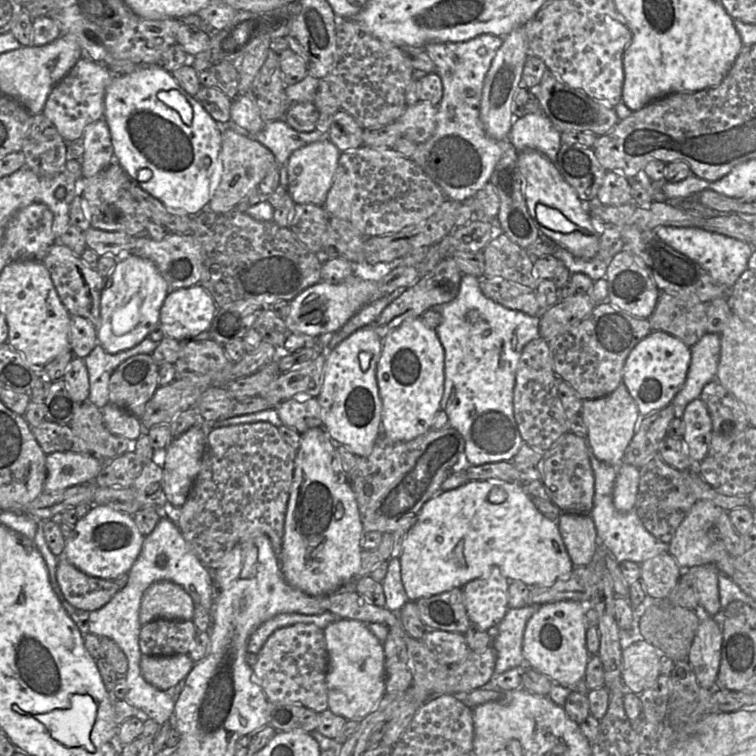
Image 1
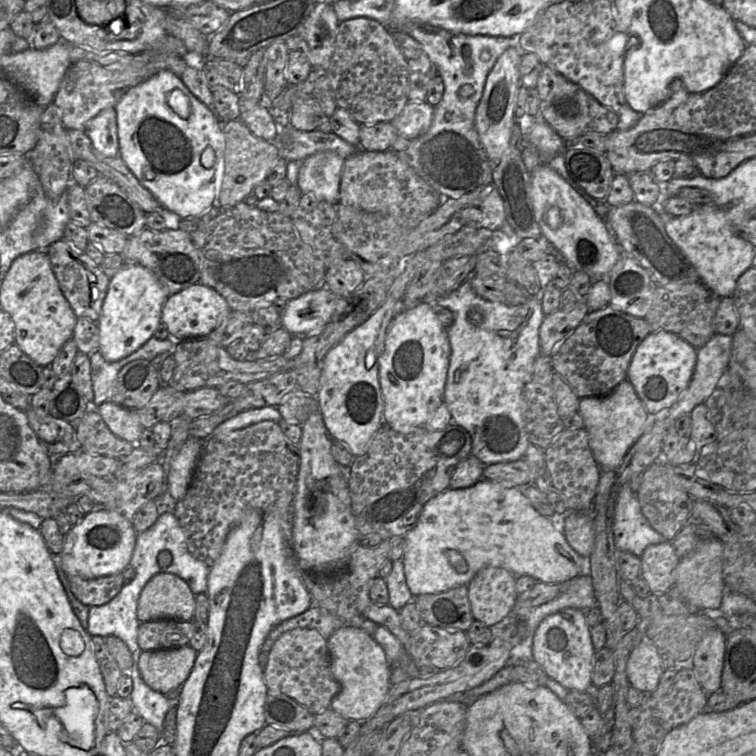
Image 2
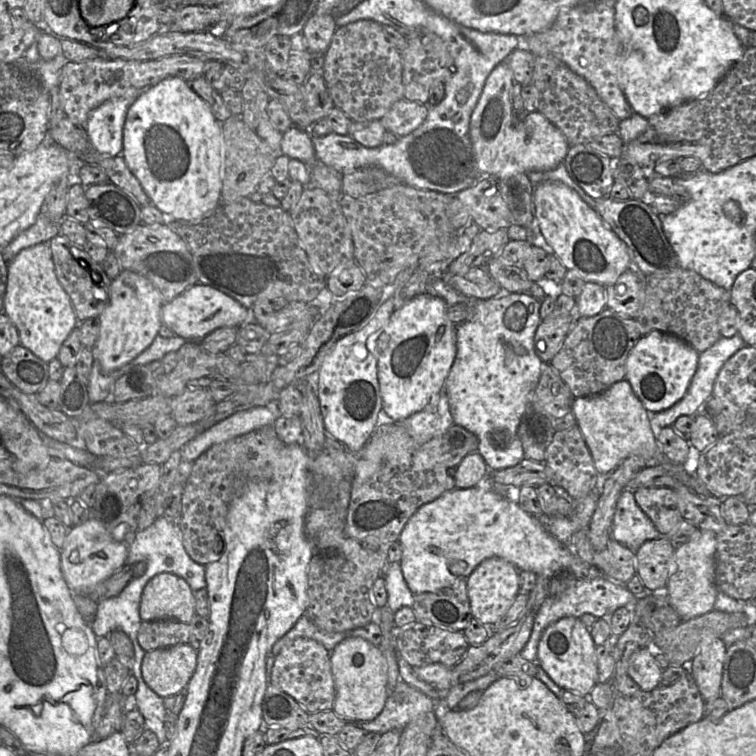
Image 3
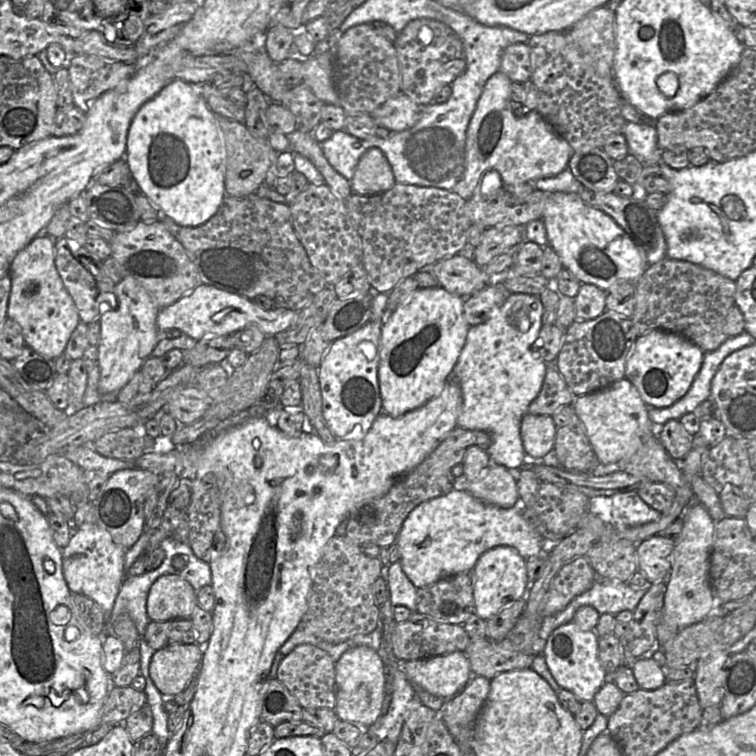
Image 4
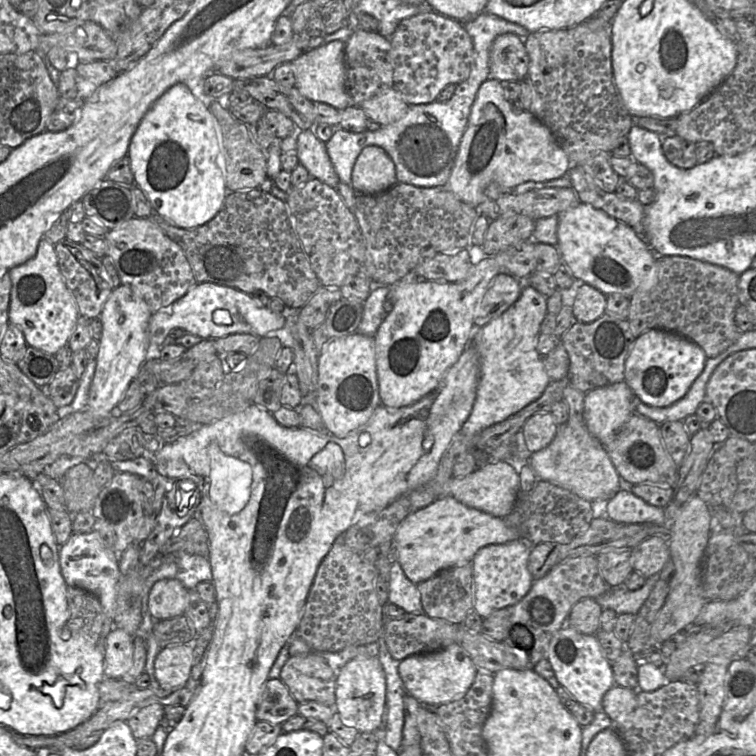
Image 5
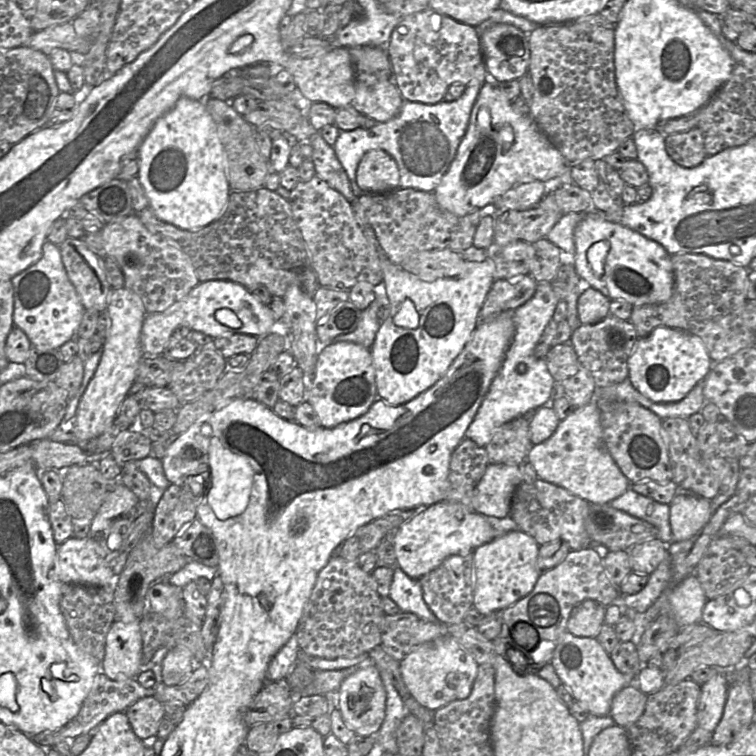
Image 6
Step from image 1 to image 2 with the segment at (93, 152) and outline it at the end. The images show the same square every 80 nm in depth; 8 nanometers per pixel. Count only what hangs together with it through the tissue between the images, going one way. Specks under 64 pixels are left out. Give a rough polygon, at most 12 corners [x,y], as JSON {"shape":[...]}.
{"shape":[[114,107],[86,125],[93,147],[106,157],[119,155]]}

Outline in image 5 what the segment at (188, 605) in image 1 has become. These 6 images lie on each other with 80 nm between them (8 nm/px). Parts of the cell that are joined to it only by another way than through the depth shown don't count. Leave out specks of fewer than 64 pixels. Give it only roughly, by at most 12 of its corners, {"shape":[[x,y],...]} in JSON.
{"shape":[[157,581],[148,597],[155,621],[184,615],[190,590]]}

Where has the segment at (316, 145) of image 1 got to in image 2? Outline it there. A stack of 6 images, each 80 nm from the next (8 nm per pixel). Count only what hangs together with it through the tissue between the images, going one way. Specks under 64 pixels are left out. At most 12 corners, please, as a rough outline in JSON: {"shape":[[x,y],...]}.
{"shape":[[318,152],[300,162],[303,195],[336,205],[344,159]]}

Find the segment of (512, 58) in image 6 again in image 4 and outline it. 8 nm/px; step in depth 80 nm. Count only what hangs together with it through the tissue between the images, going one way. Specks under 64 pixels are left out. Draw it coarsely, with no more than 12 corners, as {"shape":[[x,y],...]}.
{"shape":[[527,42],[505,48],[499,71],[513,82],[531,80]]}

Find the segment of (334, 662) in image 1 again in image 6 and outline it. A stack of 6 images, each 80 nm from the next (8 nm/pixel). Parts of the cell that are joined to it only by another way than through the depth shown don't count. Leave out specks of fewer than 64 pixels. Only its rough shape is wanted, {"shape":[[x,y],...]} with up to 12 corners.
{"shape":[[373,664],[340,686],[339,710],[356,735],[380,731],[386,691]]}

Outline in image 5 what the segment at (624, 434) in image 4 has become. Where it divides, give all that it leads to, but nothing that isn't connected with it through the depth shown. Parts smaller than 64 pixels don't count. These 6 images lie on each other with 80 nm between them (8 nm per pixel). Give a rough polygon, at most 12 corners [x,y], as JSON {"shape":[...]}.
{"shape":[[624,380],[586,392],[586,428],[609,441],[635,412]]}

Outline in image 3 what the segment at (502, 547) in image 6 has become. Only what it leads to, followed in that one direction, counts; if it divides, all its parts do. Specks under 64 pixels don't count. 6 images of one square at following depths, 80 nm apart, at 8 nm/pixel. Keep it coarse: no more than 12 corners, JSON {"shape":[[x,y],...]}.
{"shape":[[488,558],[468,577],[473,617],[492,628],[520,593],[519,570]]}

